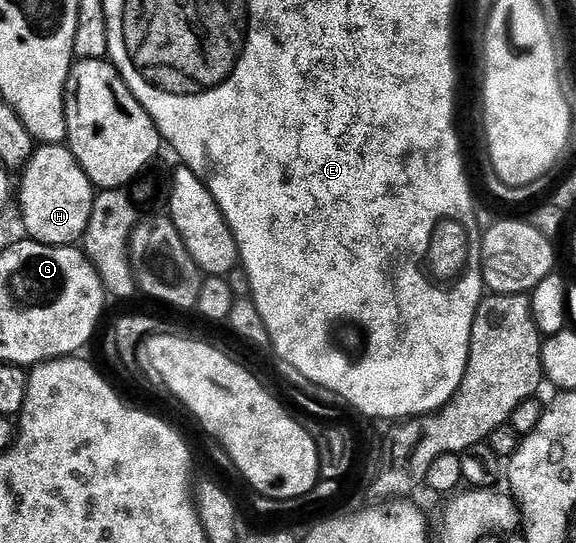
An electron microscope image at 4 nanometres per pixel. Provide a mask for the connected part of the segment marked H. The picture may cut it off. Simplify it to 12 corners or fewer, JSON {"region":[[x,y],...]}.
{"region":[[39,144],[21,177],[29,240],[86,236],[96,186],[65,144]]}

